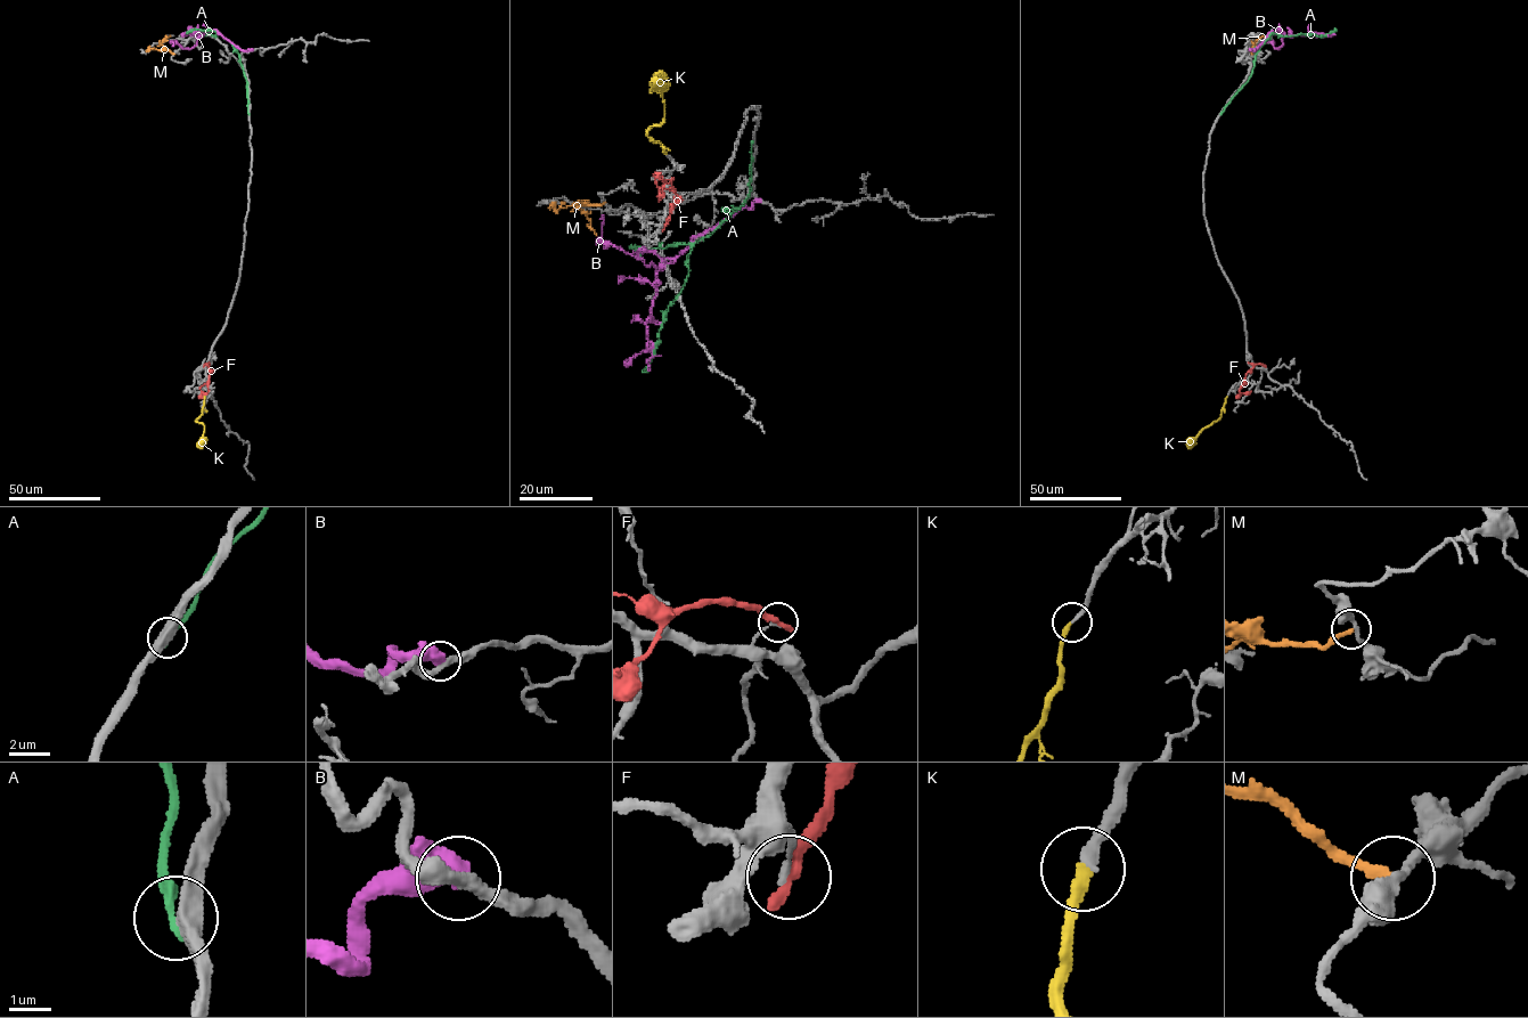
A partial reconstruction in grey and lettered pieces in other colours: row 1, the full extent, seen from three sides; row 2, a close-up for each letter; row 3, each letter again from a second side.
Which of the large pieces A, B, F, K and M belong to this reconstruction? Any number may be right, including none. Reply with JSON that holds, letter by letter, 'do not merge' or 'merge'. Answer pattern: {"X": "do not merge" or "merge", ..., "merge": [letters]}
{"A": "do not merge", "B": "do not merge", "F": "do not merge", "K": "merge", "M": "do not merge", "merge": ["K"]}

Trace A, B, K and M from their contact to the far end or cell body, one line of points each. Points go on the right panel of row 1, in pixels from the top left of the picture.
A: (1220, 113), (1248, 80), (1255, 54), (1271, 34), (1324, 37), (1334, 29)
B: (1250, 50), (1253, 51), (1272, 31), (1285, 35), (1312, 32), (1333, 34)
K: (1226, 397), (1220, 416), (1186, 446)
M: (1251, 54), (1253, 43), (1267, 35)

